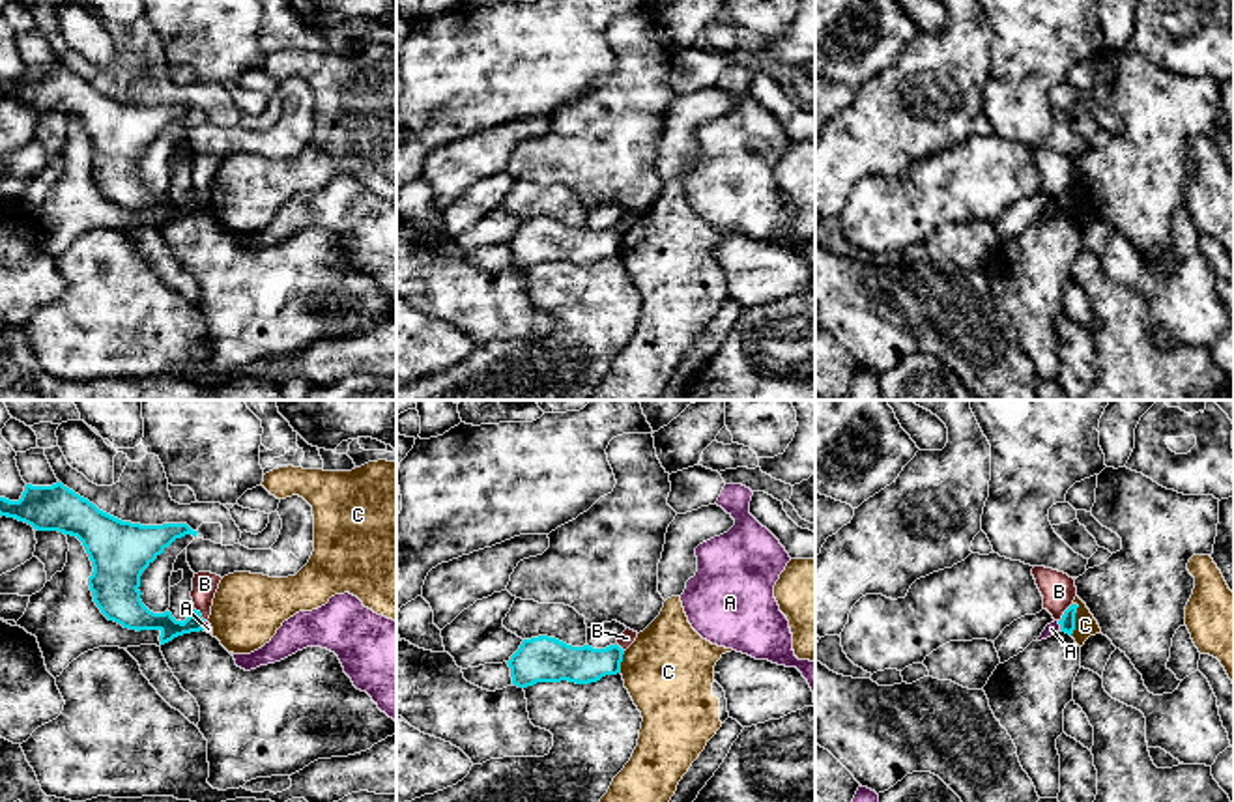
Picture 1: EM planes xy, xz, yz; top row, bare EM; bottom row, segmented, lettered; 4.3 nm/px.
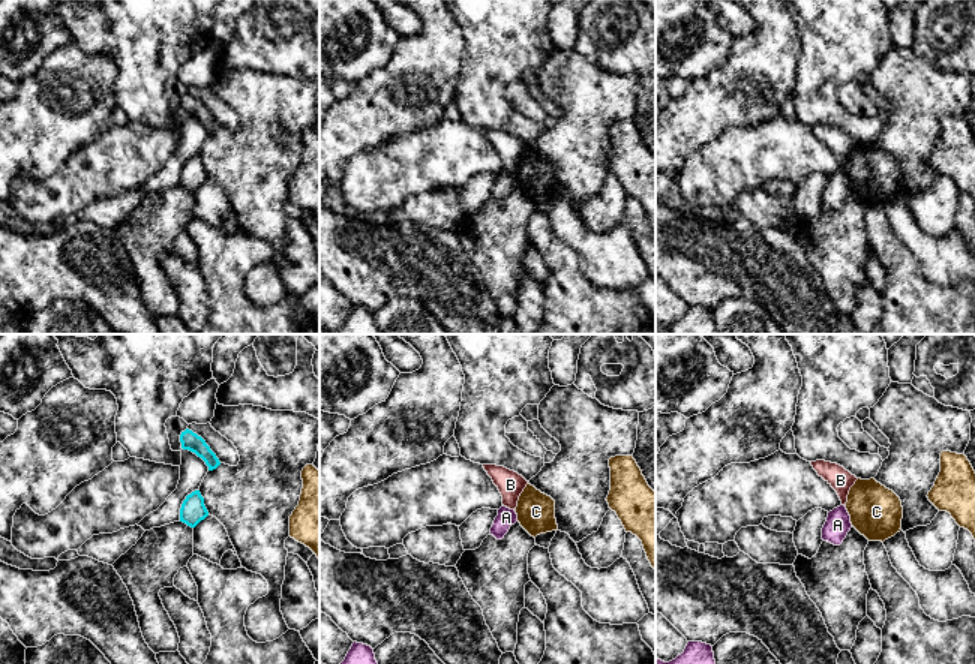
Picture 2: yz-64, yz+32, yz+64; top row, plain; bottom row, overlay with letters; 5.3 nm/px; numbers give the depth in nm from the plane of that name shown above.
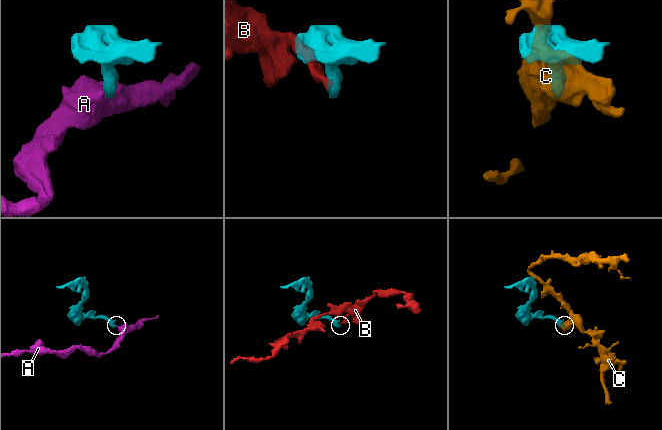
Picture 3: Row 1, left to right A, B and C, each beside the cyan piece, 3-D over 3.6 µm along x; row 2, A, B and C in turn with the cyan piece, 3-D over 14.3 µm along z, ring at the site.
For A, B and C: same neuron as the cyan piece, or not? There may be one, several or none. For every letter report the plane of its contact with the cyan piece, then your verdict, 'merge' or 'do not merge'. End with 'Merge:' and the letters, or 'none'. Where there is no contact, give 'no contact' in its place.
A: yz | do not merge
B: yz | do not merge
C: yz | do not merge
Merge: none

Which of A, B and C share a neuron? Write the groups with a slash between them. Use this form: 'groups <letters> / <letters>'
groups A / B / C

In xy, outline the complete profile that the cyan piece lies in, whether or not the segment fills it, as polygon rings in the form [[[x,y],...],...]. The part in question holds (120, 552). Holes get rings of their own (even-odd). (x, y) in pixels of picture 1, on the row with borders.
[[[60,480],[52,486],[26,484],[19,501],[0,497],[0,516],[37,531],[77,537],[93,566],[88,585],[101,613],[129,630],[159,630],[161,645],[206,626],[193,609],[181,623],[170,611],[153,613],[140,600],[142,572],[176,540],[196,537],[187,523],[140,525],[122,522],[80,497]]]

